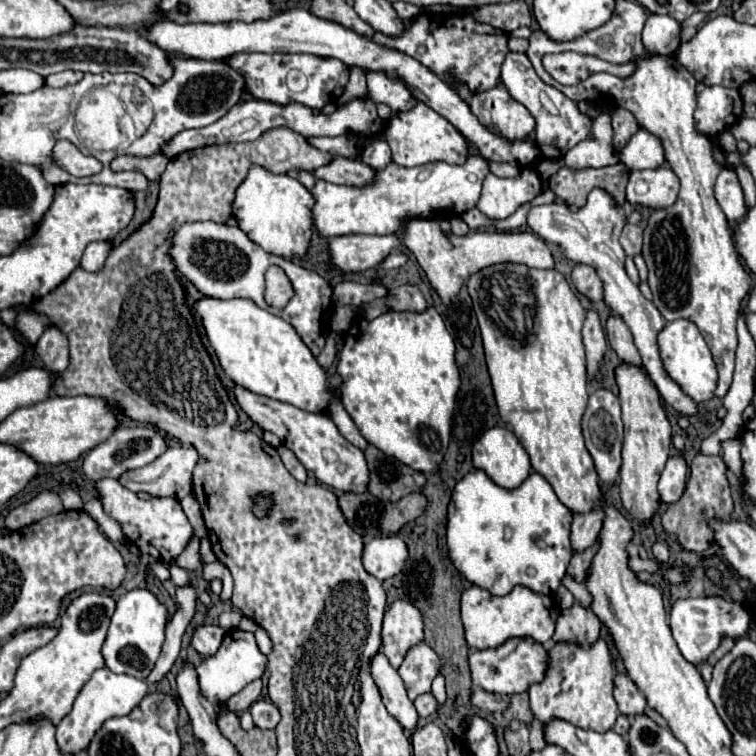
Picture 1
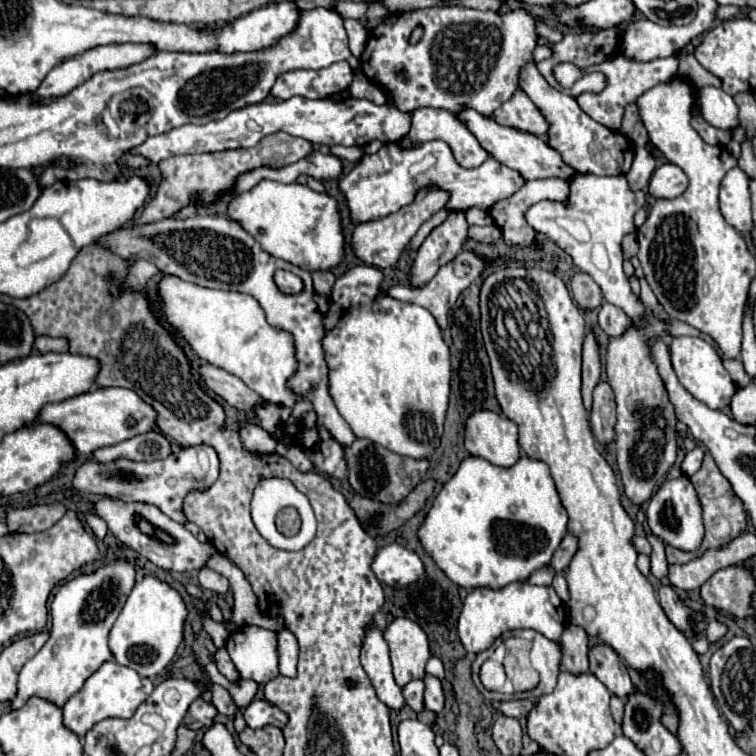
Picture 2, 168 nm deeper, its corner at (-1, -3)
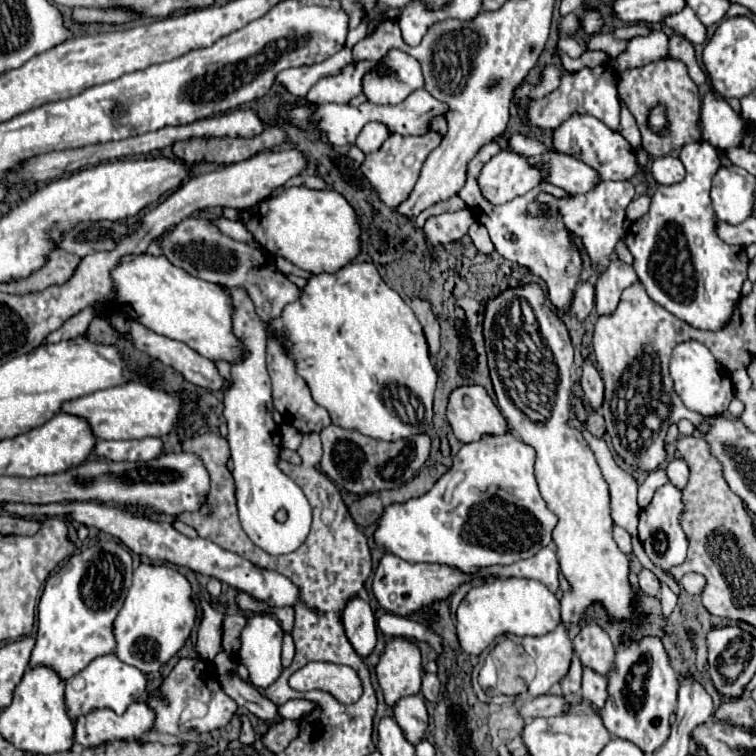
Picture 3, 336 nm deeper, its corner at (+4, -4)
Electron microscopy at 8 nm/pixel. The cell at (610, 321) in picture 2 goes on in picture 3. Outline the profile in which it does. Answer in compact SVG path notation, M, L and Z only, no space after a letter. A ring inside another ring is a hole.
M615 260L609 264L607 272L603 272L597 280L595 286L595 308L597 308L597 316L609 316L613 314L613 310L617 310L617 302L619 296L623 292L623 288L631 286L639 282L635 270L631 266L627 266L621 260Z

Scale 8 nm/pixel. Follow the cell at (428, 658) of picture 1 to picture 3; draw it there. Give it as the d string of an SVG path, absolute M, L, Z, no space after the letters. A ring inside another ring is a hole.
M413 694L413 696L405 696L397 702L395 706L395 716L397 724L401 726L401 730L405 732L407 740L417 744L421 740L421 736L427 730L427 708L425 708L425 700L421 694Z

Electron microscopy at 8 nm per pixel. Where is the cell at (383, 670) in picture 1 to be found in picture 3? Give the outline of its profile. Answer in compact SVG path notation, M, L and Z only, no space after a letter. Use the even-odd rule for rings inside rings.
M353 598L343 610L343 624L355 652L361 658L369 656L377 644L377 622L369 604L361 598Z

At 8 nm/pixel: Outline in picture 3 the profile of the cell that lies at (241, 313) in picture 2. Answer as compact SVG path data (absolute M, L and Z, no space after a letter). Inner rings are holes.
M149 254L123 258L121 264L111 272L111 278L117 288L117 302L133 320L141 322L145 328L161 336L185 342L189 348L197 350L201 356L213 362L223 360L227 364L233 364L237 358L241 358L241 338L233 338L233 306L229 306L229 294L221 286L189 276L185 270L175 268L165 256L155 258Z

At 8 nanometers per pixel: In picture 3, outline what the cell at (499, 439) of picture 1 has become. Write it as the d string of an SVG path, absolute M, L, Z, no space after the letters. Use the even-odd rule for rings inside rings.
M461 386L451 392L447 420L461 444L477 442L485 434L501 436L509 426L481 386Z

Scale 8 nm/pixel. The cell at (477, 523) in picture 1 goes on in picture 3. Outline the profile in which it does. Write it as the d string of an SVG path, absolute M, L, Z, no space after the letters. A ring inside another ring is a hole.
M513 434L485 436L479 442L463 444L459 454L453 458L453 466L425 496L385 508L375 532L375 542L407 562L445 564L463 574L475 574L479 568L509 566L533 558L541 548L551 544L551 532L557 524L557 516L547 508L547 502L539 494L533 464L535 450Z

